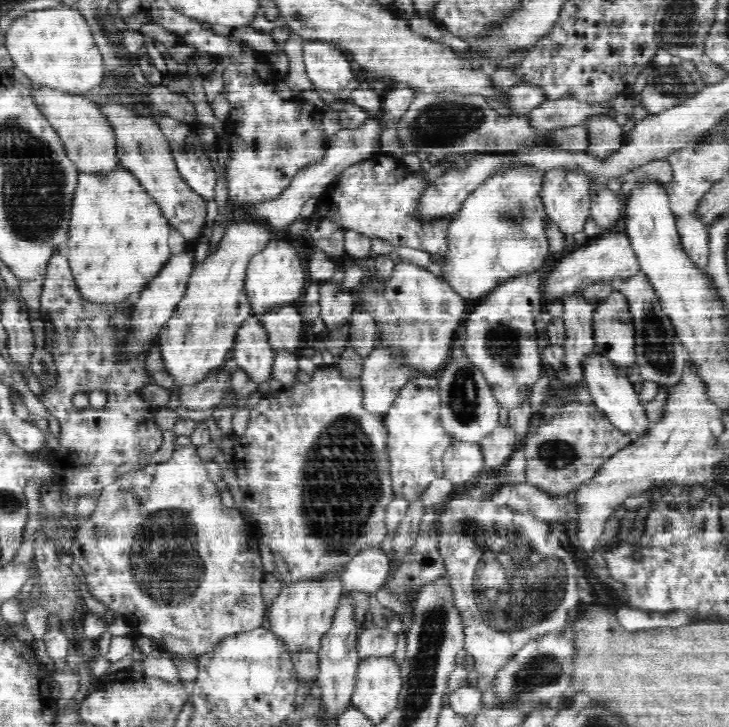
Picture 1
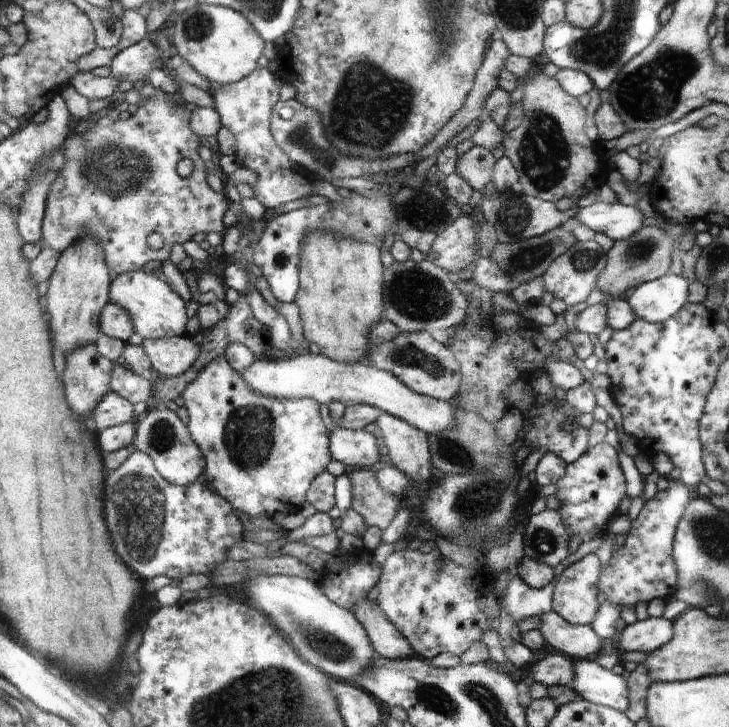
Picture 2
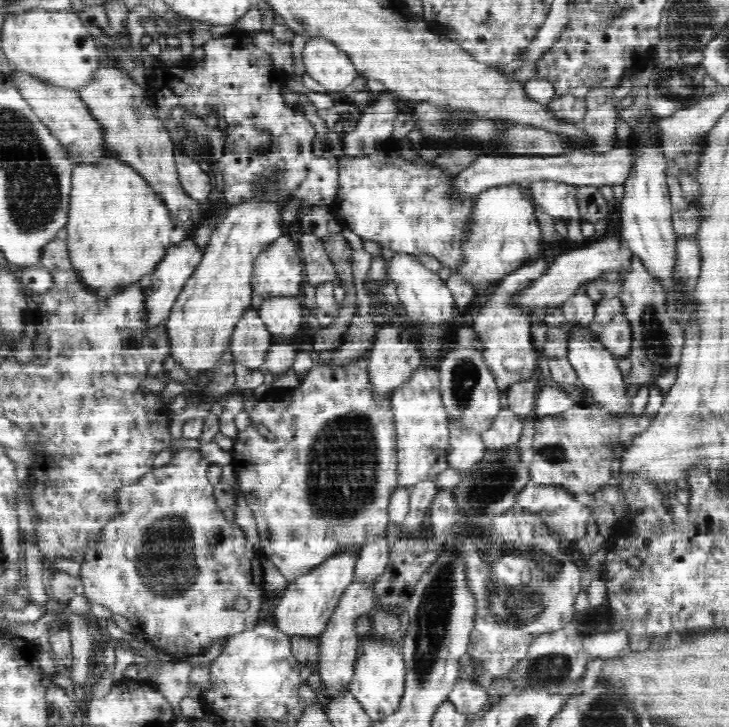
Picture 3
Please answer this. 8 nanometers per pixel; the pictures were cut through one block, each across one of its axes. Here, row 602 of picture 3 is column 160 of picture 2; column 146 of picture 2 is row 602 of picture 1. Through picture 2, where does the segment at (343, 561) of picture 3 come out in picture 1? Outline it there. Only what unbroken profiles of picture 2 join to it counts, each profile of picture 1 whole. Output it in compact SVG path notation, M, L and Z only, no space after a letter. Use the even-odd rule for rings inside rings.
M341 580L326 582L287 584L268 610L269 632L282 643L282 647L290 654L297 652L316 653L322 641L334 624L337 608L341 601Z

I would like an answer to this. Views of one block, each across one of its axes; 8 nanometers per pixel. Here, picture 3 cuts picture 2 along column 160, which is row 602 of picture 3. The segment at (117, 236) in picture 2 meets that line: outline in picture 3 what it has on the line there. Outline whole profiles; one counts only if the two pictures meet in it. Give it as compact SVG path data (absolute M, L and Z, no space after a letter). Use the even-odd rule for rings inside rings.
M178 448L173 452L171 461L165 466L152 467L137 481L118 486L114 492L114 501L116 501L116 512L112 516L108 516L108 520L104 522L104 526L96 532L94 540L90 540L90 544L86 544L82 548L82 552L77 557L81 564L80 568L80 585L83 595L91 605L106 606L113 614L121 614L130 620L132 625L132 634L138 635L142 633L144 637L149 639L154 647L157 647L171 656L179 655L185 657L188 655L202 653L206 648L214 646L220 638L228 638L236 634L252 630L262 622L260 616L260 603L263 601L264 593L264 576L262 561L258 548L254 548L254 544L248 542L244 530L234 521L230 522L224 516L223 509L216 502L215 485L213 485L207 477L209 467L212 464L206 462L200 456L196 449ZM239 597L244 597L249 601L249 609L246 611L238 611L235 609L234 601Z

